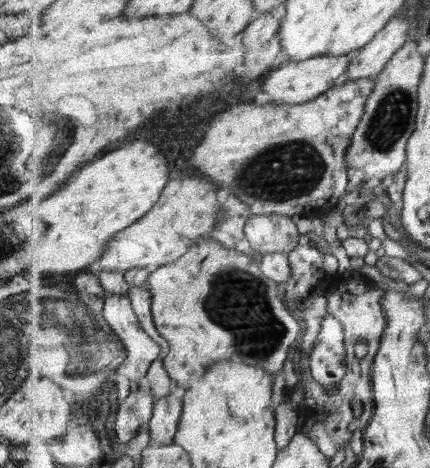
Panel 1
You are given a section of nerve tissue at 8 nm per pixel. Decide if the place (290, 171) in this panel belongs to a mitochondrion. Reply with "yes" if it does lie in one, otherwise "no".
yes

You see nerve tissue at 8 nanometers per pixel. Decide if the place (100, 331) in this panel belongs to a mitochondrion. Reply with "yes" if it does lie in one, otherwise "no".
yes

